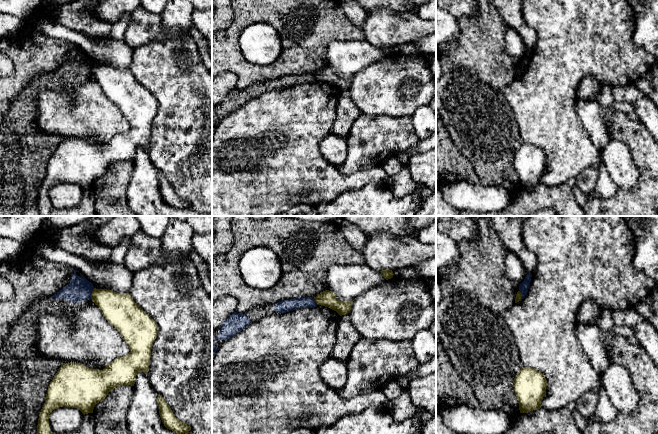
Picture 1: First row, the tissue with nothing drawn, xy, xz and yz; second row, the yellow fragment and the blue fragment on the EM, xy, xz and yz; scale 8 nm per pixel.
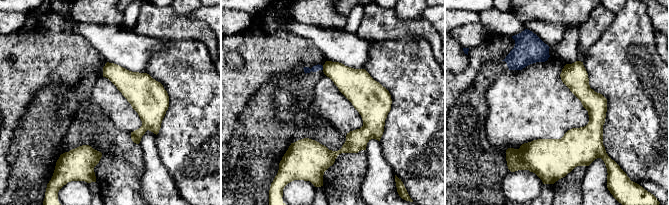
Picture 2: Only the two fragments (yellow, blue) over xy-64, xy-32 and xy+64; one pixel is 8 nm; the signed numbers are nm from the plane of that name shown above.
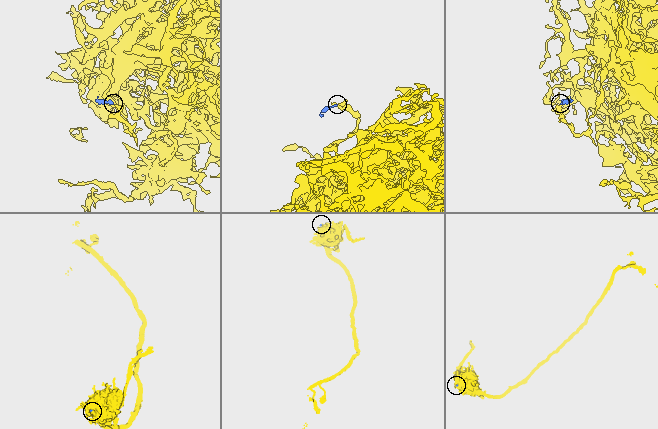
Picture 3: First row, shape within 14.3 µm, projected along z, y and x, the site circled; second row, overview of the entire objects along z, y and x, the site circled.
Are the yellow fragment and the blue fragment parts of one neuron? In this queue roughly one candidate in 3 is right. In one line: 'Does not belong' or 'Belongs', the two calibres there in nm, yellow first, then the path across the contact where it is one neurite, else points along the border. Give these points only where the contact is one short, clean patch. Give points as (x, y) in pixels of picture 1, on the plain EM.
Does not belong. Thickness 260 nm (yellow) against 190 nm. Boundary: xy (94, 64), (91, 75)

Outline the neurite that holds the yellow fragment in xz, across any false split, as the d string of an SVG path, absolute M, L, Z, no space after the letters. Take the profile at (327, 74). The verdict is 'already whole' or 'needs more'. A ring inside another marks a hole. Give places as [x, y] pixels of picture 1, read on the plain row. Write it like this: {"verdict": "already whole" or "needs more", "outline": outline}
{"verdict": "already whole", "outline": "M325 66L314 73L317 81L328 83L340 92L350 89L353 77L340 77L332 67Z"}

